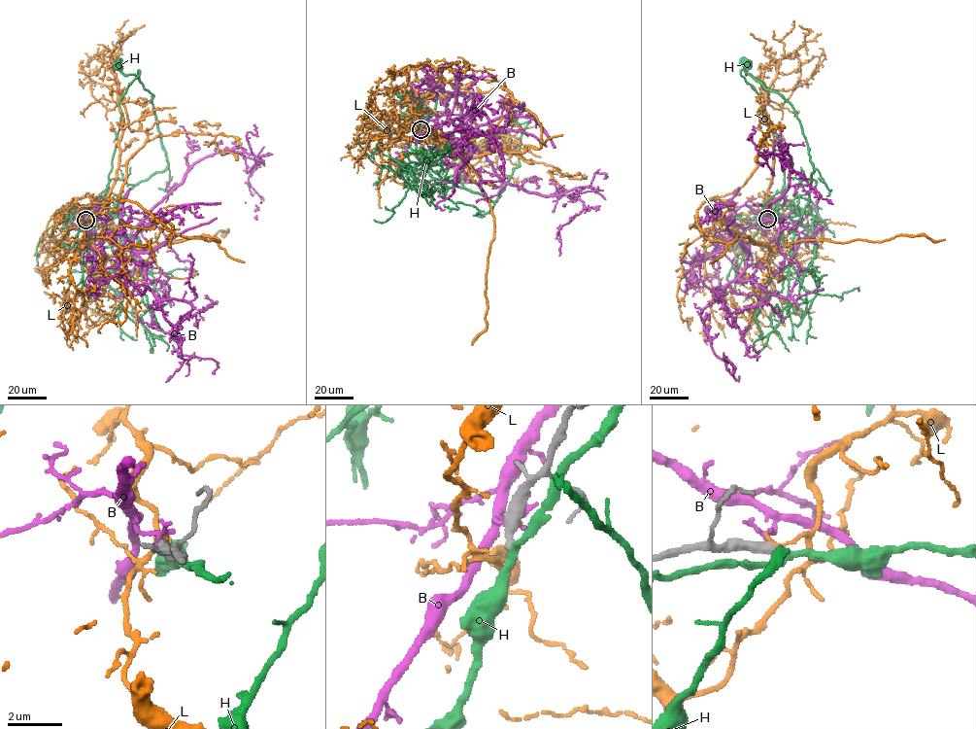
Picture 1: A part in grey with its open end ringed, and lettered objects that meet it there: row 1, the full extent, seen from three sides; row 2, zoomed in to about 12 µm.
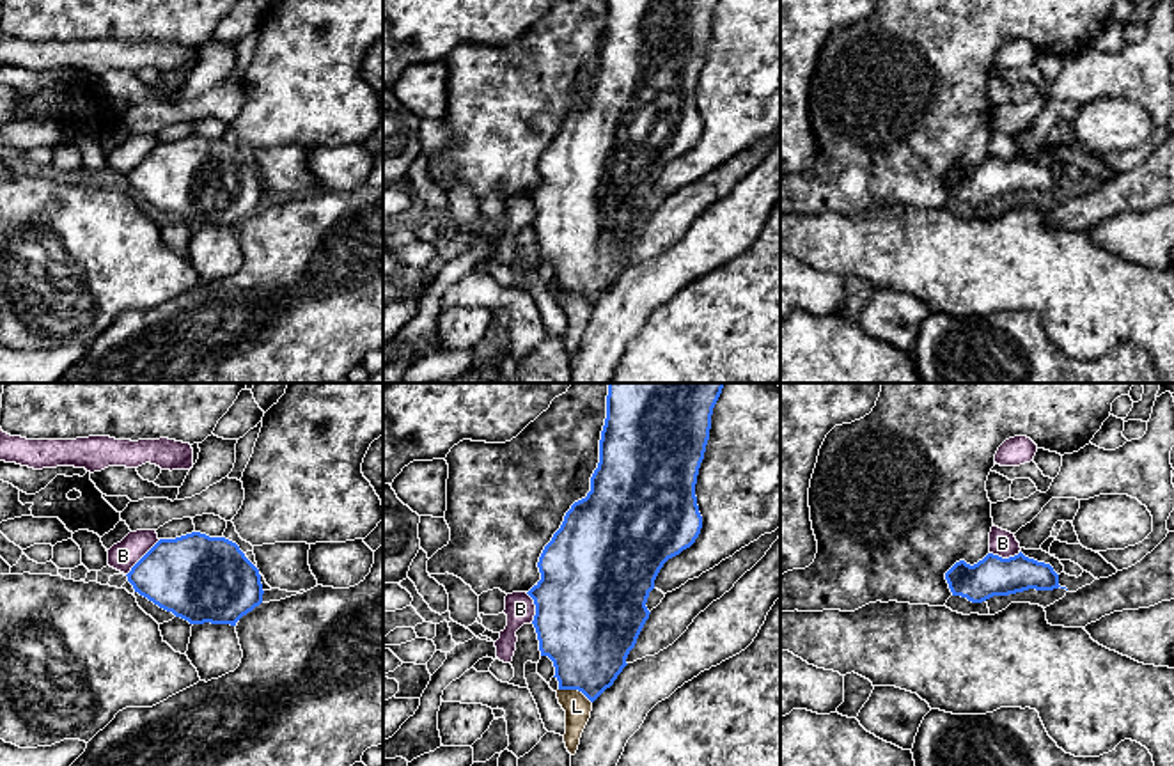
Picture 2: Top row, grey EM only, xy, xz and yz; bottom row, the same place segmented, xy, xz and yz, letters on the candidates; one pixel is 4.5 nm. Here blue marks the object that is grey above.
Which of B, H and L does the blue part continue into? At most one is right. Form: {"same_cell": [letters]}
{"same_cell": []}

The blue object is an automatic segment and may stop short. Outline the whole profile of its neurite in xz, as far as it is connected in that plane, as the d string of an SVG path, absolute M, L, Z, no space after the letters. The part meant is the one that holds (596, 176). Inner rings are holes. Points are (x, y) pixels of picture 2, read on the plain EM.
M607 0L599 66L591 80L591 94L571 108L544 149L537 165L541 183L527 195L536 207L532 227L539 254L553 264L559 293L578 293L594 305L614 287L649 222L646 206L660 172L699 140L702 119L695 87L716 4L718 0Z

